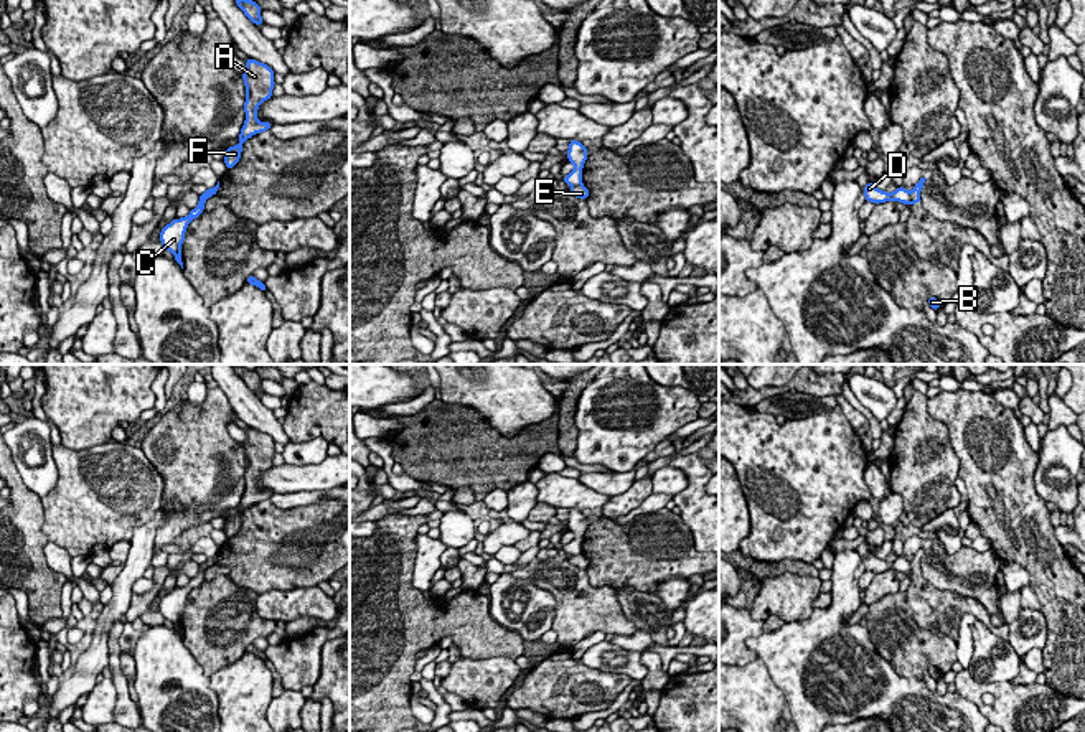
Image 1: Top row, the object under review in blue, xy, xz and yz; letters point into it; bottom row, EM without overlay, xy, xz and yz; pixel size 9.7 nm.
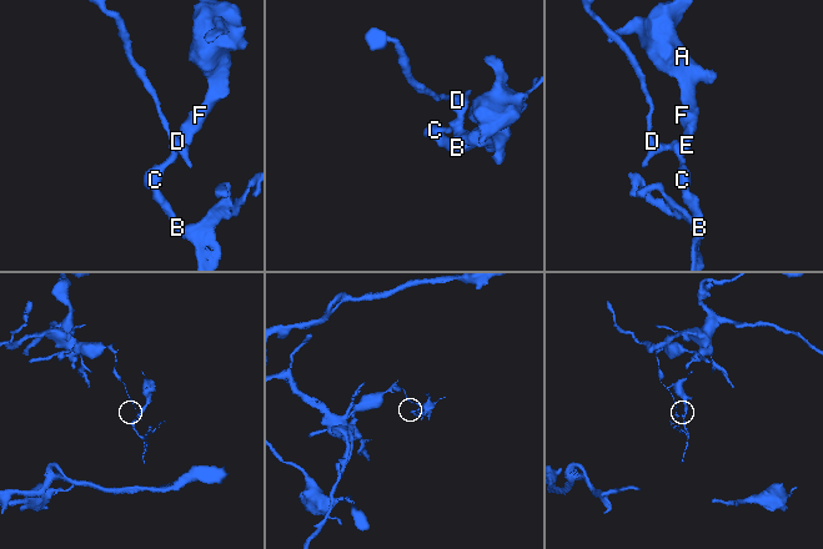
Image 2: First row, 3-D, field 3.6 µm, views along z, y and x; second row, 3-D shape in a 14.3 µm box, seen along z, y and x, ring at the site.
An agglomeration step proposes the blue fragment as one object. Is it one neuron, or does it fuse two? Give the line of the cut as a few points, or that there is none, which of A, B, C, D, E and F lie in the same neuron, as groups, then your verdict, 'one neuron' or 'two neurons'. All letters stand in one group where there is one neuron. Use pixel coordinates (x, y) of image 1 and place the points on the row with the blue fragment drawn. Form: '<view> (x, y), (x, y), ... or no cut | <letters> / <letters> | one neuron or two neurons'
xz (581, 183), (573, 187) | A E F / B C D | two neurons

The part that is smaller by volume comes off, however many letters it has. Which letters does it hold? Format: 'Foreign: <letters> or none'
Foreign: A, E, F

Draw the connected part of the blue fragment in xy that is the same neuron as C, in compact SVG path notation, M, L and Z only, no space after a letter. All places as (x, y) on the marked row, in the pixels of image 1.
M200 195L200 201L198 206L195 209L190 209L190 214L178 219L175 218L170 224L167 224L162 231L160 231L160 242L162 246L175 254L175 262L181 265L183 269L183 262L181 262L181 244L185 241L185 232L188 224L198 218L201 213L204 211L204 199Z

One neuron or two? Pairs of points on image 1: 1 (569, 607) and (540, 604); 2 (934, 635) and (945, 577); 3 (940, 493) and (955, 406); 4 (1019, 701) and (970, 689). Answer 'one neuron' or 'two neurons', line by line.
1: two neurons
2: two neurons
3: two neurons
4: one neuron

